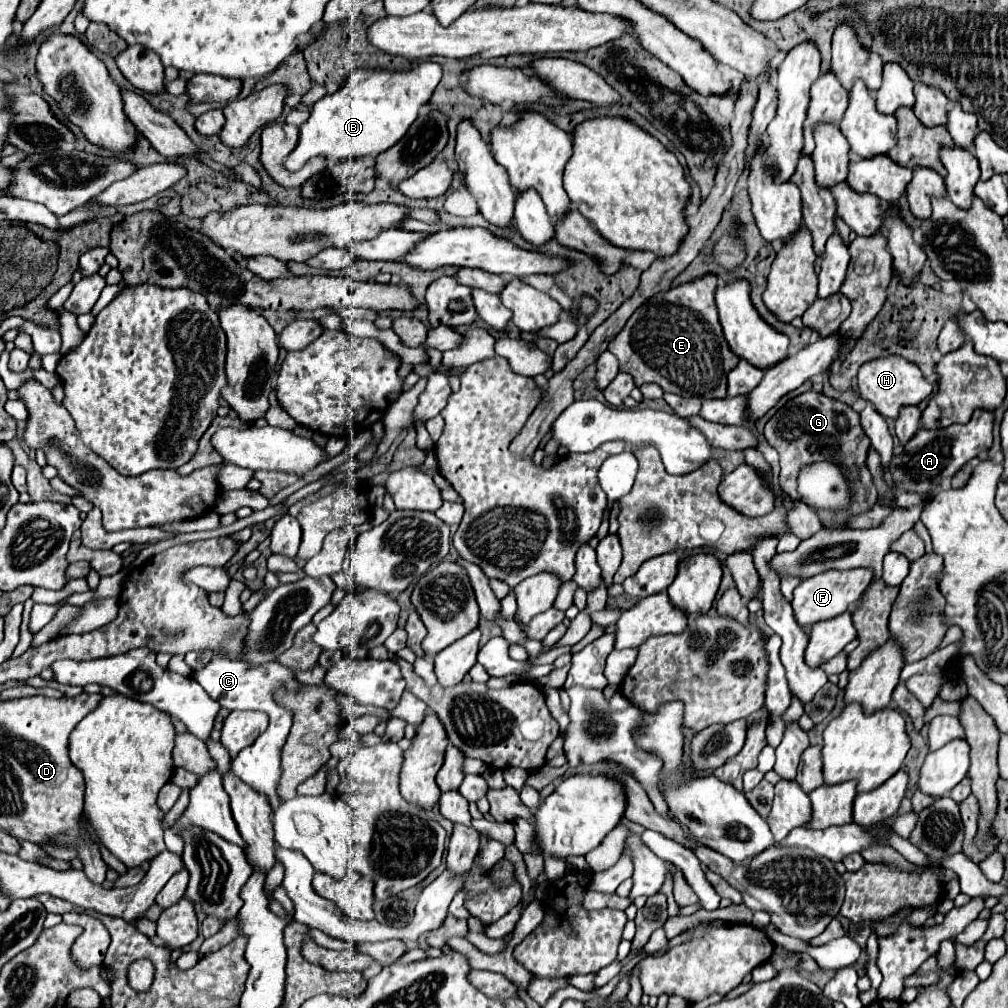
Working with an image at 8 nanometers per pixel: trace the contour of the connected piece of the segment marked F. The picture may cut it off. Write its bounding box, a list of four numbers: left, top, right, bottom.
[793,568,873,626]

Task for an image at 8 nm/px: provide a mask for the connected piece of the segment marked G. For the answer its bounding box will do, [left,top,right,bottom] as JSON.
[763,392,877,516]

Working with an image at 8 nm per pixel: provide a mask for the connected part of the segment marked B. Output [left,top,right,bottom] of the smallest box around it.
[285,60,441,170]

